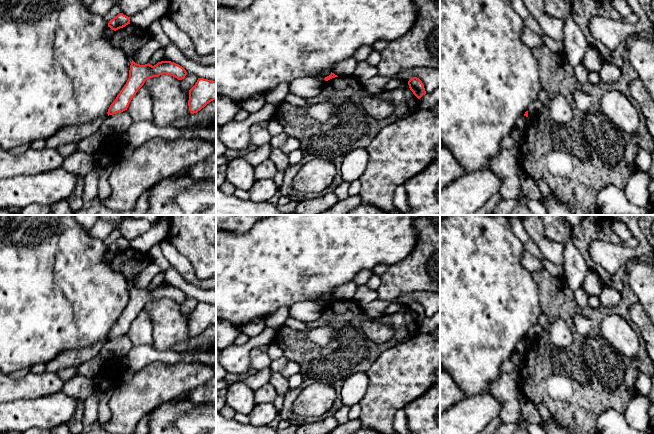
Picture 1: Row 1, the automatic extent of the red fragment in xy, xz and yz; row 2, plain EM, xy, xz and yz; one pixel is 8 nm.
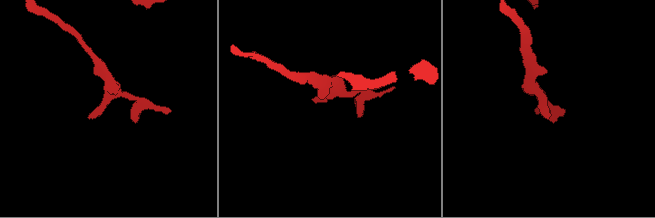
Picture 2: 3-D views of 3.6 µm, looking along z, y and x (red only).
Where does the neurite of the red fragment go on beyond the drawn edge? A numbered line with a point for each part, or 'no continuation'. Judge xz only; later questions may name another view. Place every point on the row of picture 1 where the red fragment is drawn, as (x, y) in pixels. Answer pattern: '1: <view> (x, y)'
no continuation

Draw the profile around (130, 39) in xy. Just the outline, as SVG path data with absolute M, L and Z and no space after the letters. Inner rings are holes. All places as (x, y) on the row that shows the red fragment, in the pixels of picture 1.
M128 24L116 30L110 41L113 46L123 50L126 56L131 59L150 39L152 39L152 36L148 29L140 29Z

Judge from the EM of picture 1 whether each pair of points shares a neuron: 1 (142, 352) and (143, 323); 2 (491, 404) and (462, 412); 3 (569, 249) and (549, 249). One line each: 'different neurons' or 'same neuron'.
1: different neurons
2: same neuron
3: different neurons

